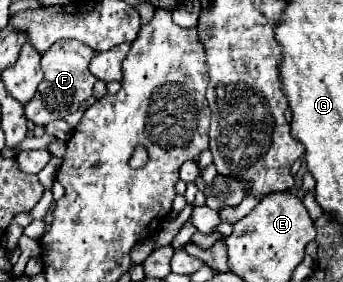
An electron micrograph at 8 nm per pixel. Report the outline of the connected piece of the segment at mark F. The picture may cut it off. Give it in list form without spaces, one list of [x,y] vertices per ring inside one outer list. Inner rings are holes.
[[[58,40],[42,54],[42,72],[44,80],[36,90],[36,96],[24,106],[26,118],[34,124],[48,124],[58,118],[66,118],[76,112],[84,100],[92,96],[92,86],[96,84],[96,76],[88,70],[90,60],[94,58],[94,50],[82,42]]]

